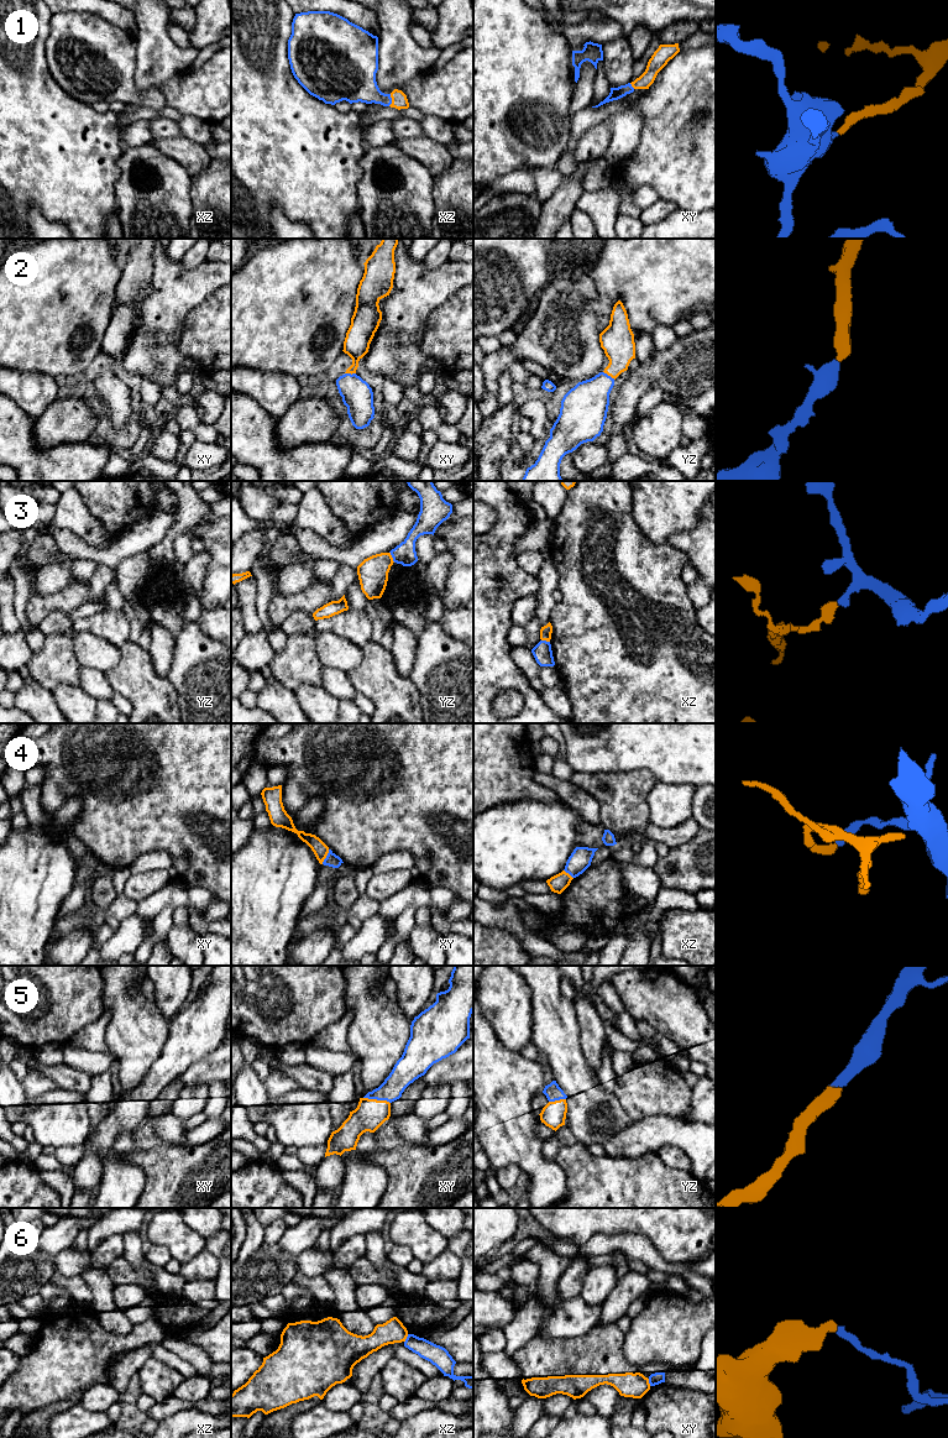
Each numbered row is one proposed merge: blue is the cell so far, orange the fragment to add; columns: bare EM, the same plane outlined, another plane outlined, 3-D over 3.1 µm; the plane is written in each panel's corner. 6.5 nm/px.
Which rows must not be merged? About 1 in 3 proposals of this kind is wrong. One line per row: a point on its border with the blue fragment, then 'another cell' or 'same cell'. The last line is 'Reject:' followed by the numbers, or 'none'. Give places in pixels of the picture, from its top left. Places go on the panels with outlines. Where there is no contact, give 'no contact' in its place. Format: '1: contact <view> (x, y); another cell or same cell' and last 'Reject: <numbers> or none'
1: contact xz (391, 100); same cell
2: contact yz (609, 376); same cell
3: contact yz (392, 557); another cell
4: contact xy (326, 857); another cell
5: contact xy (377, 1099); same cell
6: contact xz (407, 1338); another cell
Reject: 3, 4, 6

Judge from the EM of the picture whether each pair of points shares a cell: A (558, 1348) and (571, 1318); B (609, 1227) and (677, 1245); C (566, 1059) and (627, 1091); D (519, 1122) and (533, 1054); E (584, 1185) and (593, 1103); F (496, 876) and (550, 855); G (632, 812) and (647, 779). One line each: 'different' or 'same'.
A: different
B: same
C: different
D: different
E: different
F: same
G: same

